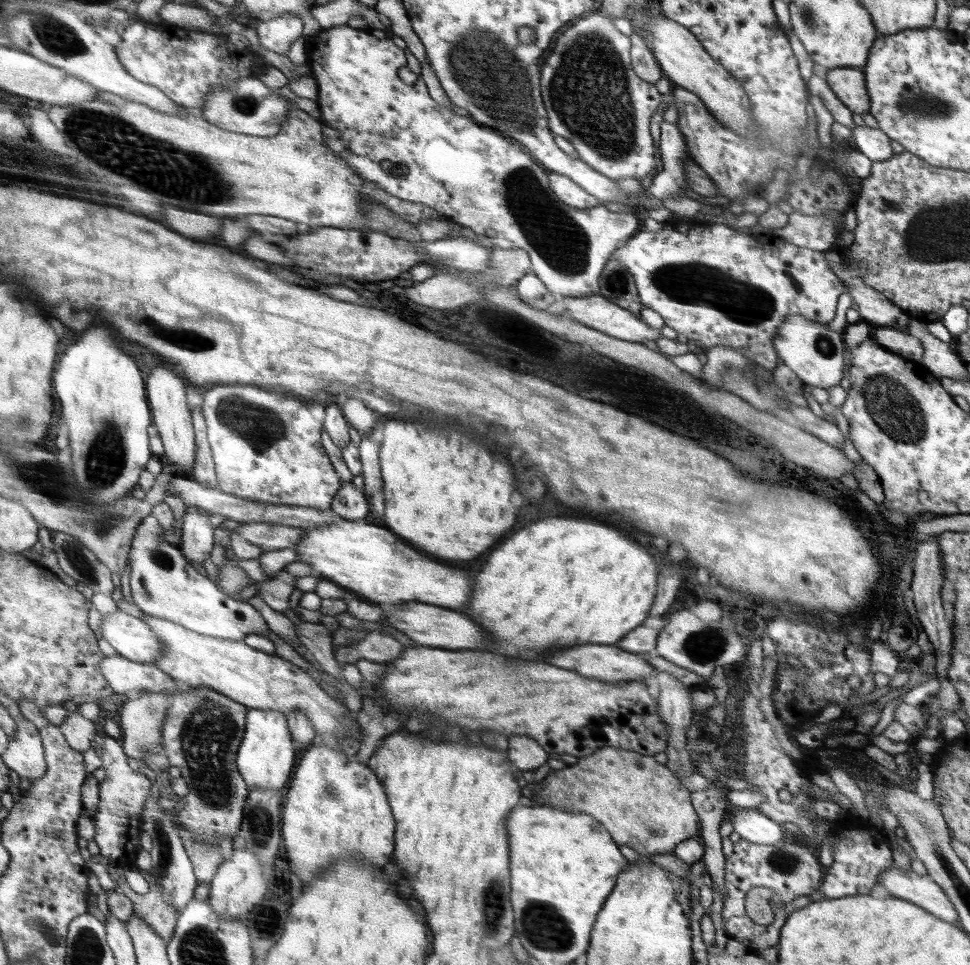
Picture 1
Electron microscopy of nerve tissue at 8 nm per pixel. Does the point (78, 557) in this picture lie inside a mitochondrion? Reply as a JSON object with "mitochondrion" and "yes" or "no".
{"mitochondrion":"yes"}

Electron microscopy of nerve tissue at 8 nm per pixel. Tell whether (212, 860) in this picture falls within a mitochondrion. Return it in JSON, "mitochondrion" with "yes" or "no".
{"mitochondrion":"no"}

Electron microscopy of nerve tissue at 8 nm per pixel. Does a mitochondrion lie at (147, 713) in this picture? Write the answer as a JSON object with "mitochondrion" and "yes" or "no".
{"mitochondrion":"yes"}

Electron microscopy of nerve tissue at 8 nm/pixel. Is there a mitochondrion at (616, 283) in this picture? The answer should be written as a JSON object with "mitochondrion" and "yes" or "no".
{"mitochondrion":"yes"}

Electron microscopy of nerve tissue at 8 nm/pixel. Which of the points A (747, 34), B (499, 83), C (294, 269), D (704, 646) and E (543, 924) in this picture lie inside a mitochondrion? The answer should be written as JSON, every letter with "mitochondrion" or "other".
{"A":"other","B":"mitochondrion","C":"other","D":"mitochondrion","E":"mitochondrion"}

